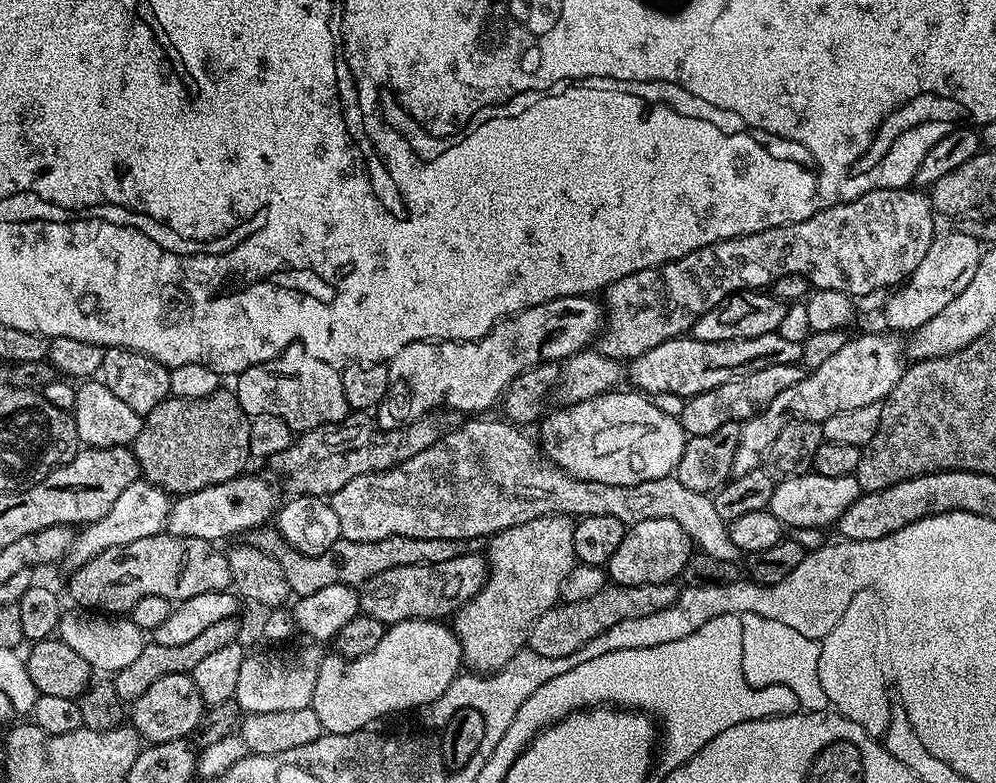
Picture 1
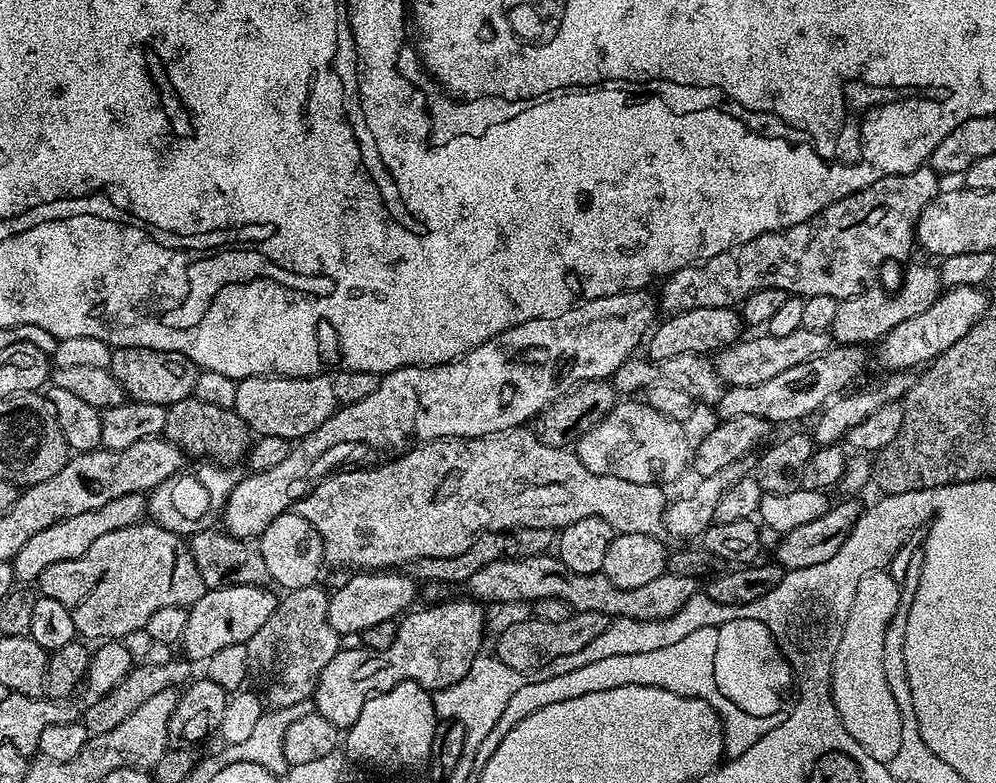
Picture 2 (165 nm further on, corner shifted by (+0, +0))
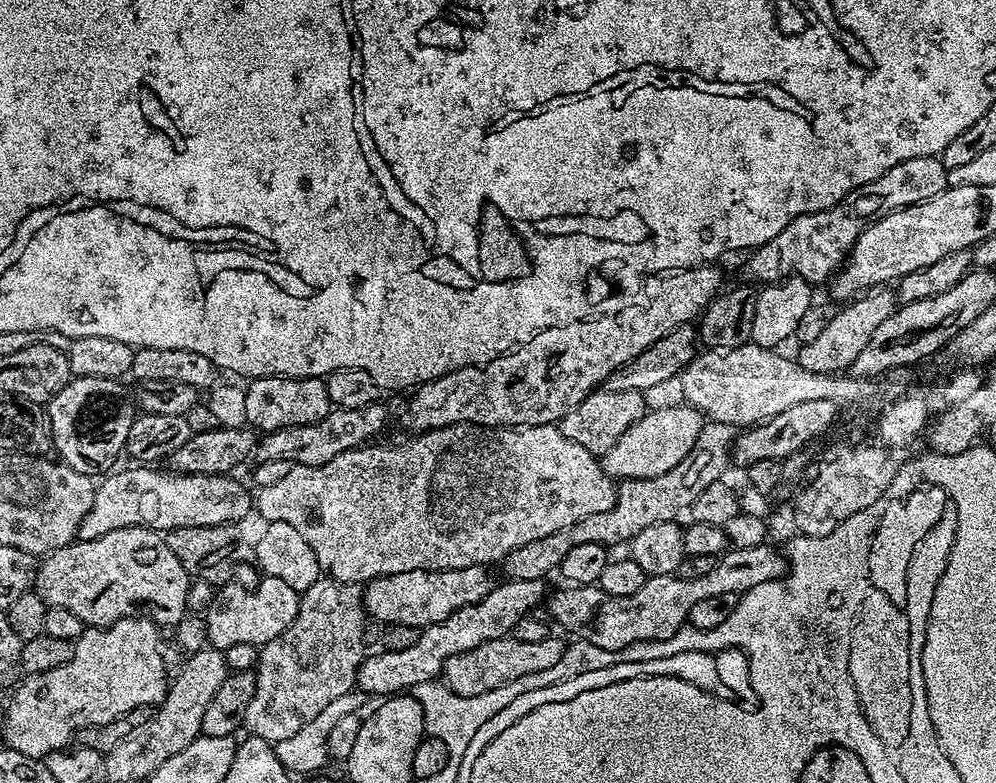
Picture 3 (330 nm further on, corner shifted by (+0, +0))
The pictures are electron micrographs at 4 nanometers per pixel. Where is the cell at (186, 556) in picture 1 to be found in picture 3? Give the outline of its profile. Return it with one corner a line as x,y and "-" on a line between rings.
123,528
110,530
110,534
102,534
102,538
77,539
64,548
49,552
39,561
34,591
48,607
62,606
62,610
78,614
86,626
107,628
128,616
142,616
160,626
174,626
189,611
189,585
188,571
182,562
178,562
178,557
171,552
167,539
161,533
150,528

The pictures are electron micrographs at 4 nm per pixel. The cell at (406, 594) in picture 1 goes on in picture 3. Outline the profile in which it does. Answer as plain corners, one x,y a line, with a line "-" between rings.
767,543
762,546
754,546
751,550
732,548
717,559
714,570
710,570
707,574
702,574
698,578
678,578
675,574
670,576
649,576
645,579
642,590
625,596
606,594
606,590
602,590
594,584
560,586
564,588
558,589
553,596
551,593
547,597
546,605
548,604
549,612
547,615
553,621
556,619
569,632
570,637
585,640
592,643
594,647
600,647
606,651
620,651
632,643
657,642
660,639
668,639
671,636
676,636
678,630
688,624
690,610
694,610
696,603
703,602
705,598
718,598
722,594
739,597
743,593
754,590
754,586
762,586
762,582
782,579
789,571
790,564
785,553
783,556
778,549
772,547
771,543

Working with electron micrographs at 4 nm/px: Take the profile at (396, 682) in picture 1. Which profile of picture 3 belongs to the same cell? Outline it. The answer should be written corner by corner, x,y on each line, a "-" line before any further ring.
510,580
504,584
497,583
482,598
480,602
462,606
462,610
454,610
450,618
420,632
418,642
406,650
380,650
377,656
365,655
356,675
359,691
367,693
369,697
387,698
393,694
404,694
415,690
420,684
428,680
436,680
444,671
444,664
454,654
462,654
466,650
474,650
482,642
490,642
494,638
509,635
515,629
516,623
529,615
536,603
543,601
546,596
544,580

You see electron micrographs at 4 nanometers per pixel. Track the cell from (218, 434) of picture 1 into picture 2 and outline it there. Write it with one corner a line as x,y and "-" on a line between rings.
189,398
168,408
168,421
164,427
167,439
177,444
189,457
204,456
205,461
218,465
236,466
247,457
254,434
242,422
235,408
219,408

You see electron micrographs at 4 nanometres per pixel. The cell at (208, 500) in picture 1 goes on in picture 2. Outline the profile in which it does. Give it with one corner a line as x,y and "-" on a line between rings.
637,290
634,292
619,292
613,296
606,298
598,298
597,300
586,300
573,307
567,308
562,314
551,316
550,318
538,318
530,322
522,322
518,326
514,326
510,330
506,330
502,334
498,334
492,340
488,340
484,344
479,344
474,350
470,350
466,355
460,357
459,360
451,360
448,364
438,364
427,368
399,368
393,372
385,372
379,377
380,385
378,390
374,390
374,394
362,398
362,402
354,402
337,407
336,412
330,418
326,418
326,422
322,422
322,426
318,426
318,430
314,430
310,434
306,434
299,442
293,443
290,454
286,454
283,462
278,462
278,466
274,466
271,470
265,472
249,471
238,482
236,488
230,494
228,501
222,511
223,527
231,534
243,540
258,538
266,530
266,526
270,526
270,522
274,522
274,518
278,518
283,512
289,511
298,501
303,498
306,493
310,492
314,485
332,475
337,470
348,470
353,466
368,465
375,466
383,464
387,461
396,459
397,456
404,455
410,448
415,448
421,442
430,440
447,440
449,438
463,438
466,436
481,436
482,434
494,434
498,430
510,430
527,425
529,421
536,417
543,408
548,408
557,398
566,392
571,392
573,388
585,384
587,380
608,380
618,370
618,366
622,366
622,362
633,359
636,347
645,343
646,337
649,335
650,329
653,327
654,321
658,316
658,304
654,299
653,293
648,290

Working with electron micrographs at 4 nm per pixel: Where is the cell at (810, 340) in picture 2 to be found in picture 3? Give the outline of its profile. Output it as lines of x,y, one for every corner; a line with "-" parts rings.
872,290
867,294
855,297
841,307
844,308
841,312
839,309
833,315
826,330
822,330
822,334
818,334
818,338
814,338
814,342
799,345
800,364
806,366
806,370
814,370
814,374
847,373
851,369
854,358
858,358
858,354
862,354
866,342
870,342
870,338
874,338
874,330
878,330
878,326
882,326
882,322
886,322
886,318
890,318
890,314
896,311
897,307
897,297
888,290

